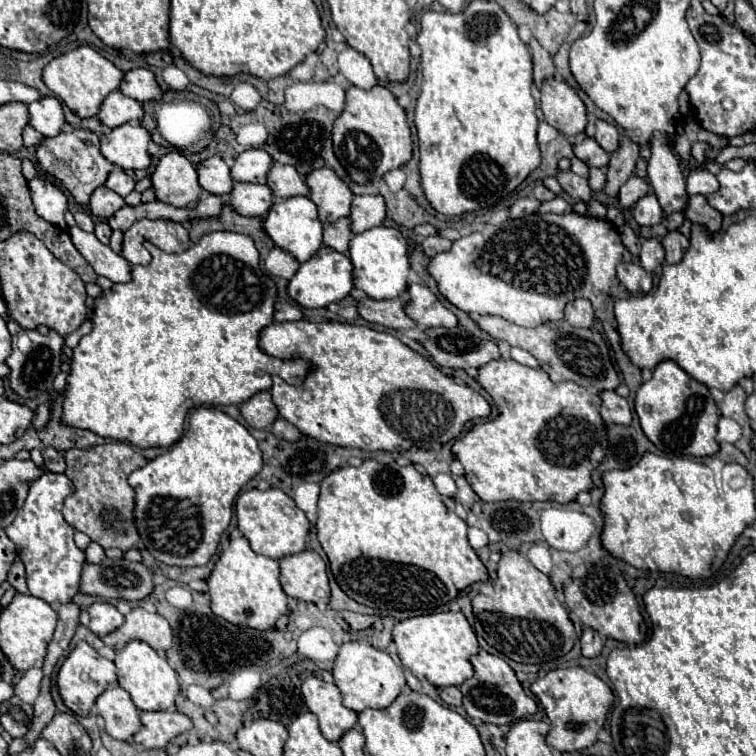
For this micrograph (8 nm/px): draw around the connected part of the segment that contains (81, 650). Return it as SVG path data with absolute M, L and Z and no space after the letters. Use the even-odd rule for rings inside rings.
M81 641L77 643L77 647L71 651L71 655L65 659L65 663L59 669L57 675L57 685L59 685L59 693L63 697L63 703L77 715L87 715L91 711L91 707L95 705L97 697L109 687L117 683L117 675L115 675L115 663L101 657L89 643Z

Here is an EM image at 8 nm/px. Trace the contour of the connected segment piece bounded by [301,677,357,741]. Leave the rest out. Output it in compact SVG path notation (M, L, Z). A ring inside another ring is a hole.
M307 677L301 685L305 705L317 715L325 739L339 741L341 735L357 723L357 713L343 707L341 691L335 683L325 683L317 677Z

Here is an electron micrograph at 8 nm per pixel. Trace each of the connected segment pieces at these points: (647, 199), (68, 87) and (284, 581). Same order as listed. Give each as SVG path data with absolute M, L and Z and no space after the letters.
M649 193L643 199L639 199L633 207L633 217L639 225L647 225L647 227L653 227L653 225L661 223L663 211L661 211L661 205L659 205L657 197L653 193Z
M77 47L69 53L63 53L43 69L43 83L79 117L97 115L101 101L119 87L121 79L123 73L91 47Z
M305 549L301 553L287 555L279 559L279 565L281 587L289 597L301 601L317 601L319 589L323 595L329 595L327 567L315 551Z

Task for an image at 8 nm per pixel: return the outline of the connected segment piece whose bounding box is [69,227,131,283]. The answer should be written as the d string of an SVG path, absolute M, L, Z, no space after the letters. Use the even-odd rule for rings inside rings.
M69 227L69 235L77 251L87 259L97 275L103 275L113 283L127 283L131 279L131 263L113 253L93 233L81 231L79 227Z

